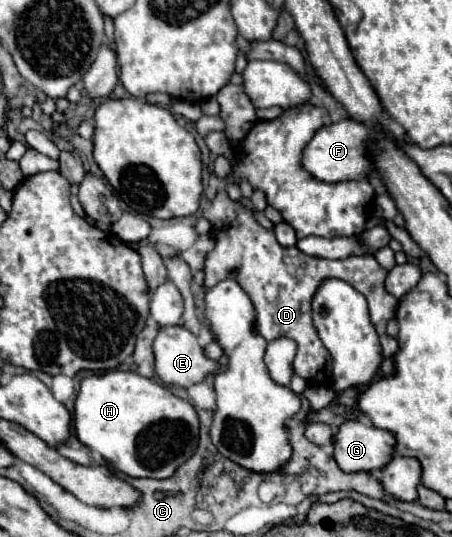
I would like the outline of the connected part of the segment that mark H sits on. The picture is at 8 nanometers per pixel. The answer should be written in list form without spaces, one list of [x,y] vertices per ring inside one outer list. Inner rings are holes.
[[[106,371],[100,375],[88,375],[80,383],[80,393],[74,405],[74,429],[78,439],[92,451],[100,453],[114,469],[130,475],[130,477],[154,477],[168,479],[176,473],[176,469],[188,461],[198,449],[198,433],[200,419],[196,409],[172,395],[164,385],[154,379],[142,377],[134,371]]]

